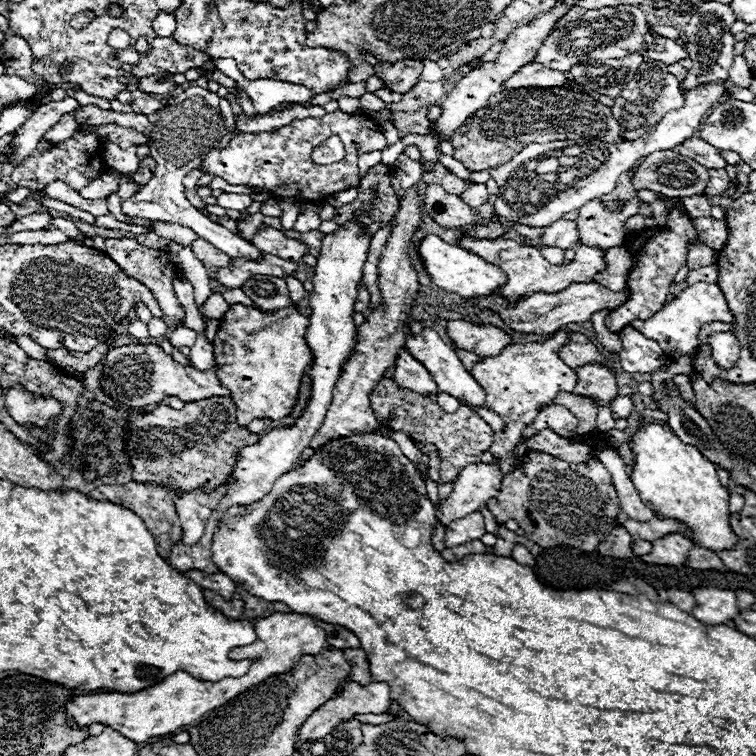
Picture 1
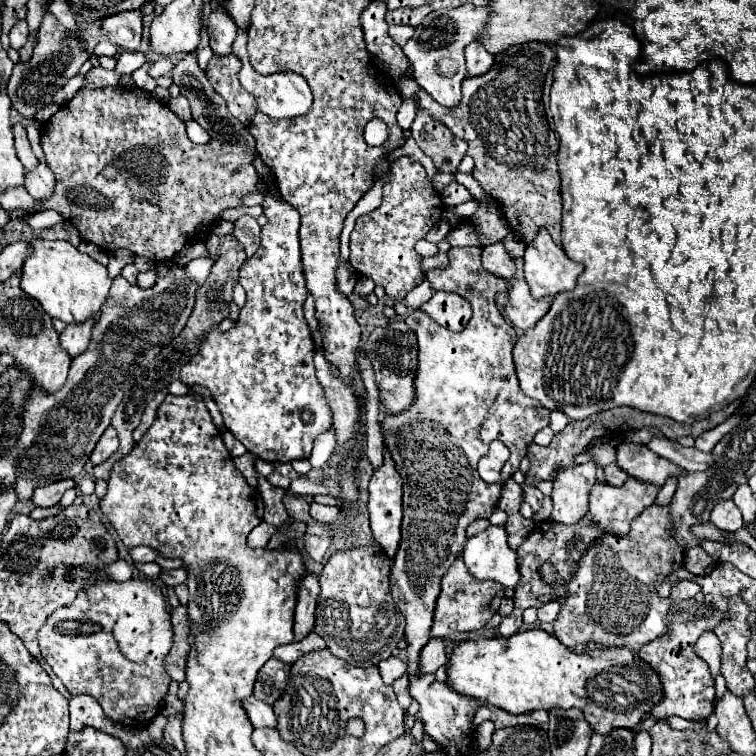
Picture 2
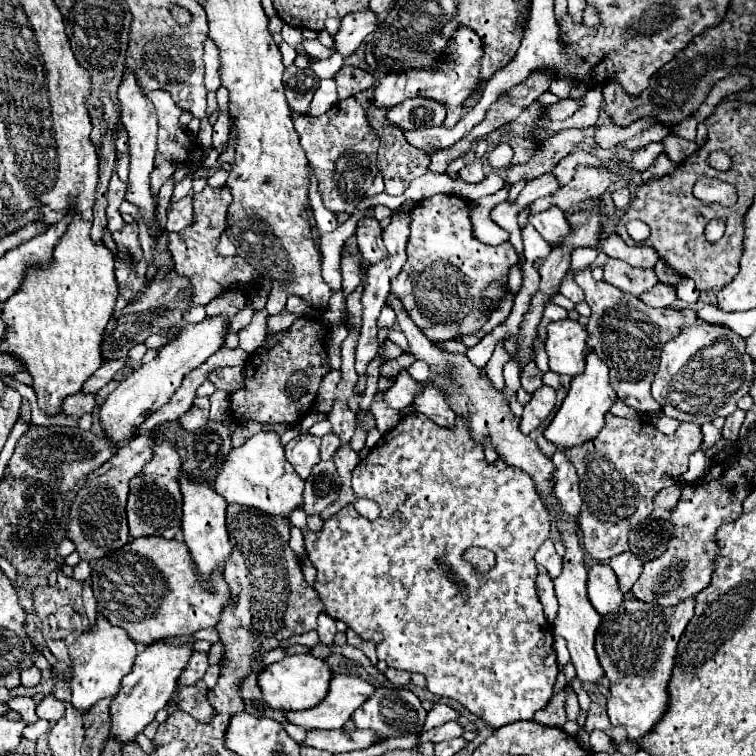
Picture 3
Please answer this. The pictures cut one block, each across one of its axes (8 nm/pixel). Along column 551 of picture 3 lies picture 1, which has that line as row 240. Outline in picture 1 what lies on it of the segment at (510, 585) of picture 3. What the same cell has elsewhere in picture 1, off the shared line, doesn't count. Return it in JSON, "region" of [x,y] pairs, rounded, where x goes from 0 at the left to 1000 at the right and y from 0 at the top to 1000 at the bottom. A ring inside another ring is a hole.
{"region":[[[870,257],[870,262],[878,267],[878,272],[884,278],[881,296],[860,302],[860,304],[849,304],[849,307],[833,307],[828,312],[825,328],[841,341],[841,349],[831,362],[831,384],[833,384],[831,397],[820,407],[810,410],[802,418],[802,431],[810,439],[820,439],[836,423],[862,421],[878,405],[878,399],[884,397],[881,389],[886,384],[886,376],[889,376],[894,360],[907,349],[913,323],[923,320],[921,302],[918,302],[913,286],[899,278],[897,265],[894,262],[881,262],[876,257]]]}

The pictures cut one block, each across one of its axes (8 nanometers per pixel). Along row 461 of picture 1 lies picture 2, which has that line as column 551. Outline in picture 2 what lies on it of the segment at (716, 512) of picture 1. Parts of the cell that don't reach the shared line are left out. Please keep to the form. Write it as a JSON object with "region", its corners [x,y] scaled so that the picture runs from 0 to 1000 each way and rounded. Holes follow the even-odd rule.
{"region":[[[717,831],[683,836],[675,844],[632,844],[601,849],[595,873],[590,878],[590,892],[590,905],[606,918],[630,923],[638,931],[648,931],[677,944],[693,944],[709,937],[728,939],[733,934],[767,937],[783,966],[794,971],[804,971],[812,963],[841,963],[862,939],[862,931],[873,926],[873,897],[862,884],[857,892],[857,878],[852,878],[847,868],[836,868],[831,857],[788,857],[788,852],[778,852],[772,865],[762,865]]]}

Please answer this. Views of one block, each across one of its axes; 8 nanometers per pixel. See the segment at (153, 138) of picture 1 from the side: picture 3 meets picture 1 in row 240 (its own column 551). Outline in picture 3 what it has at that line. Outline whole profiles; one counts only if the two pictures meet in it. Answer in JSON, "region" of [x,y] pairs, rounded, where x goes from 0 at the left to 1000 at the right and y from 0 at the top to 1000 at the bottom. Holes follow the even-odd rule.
{"region":[[[728,275],[725,280],[714,280],[709,286],[701,286],[701,296],[714,307],[714,312],[730,325],[741,325],[746,315],[754,307],[754,299],[749,294],[749,286],[741,275]]]}

